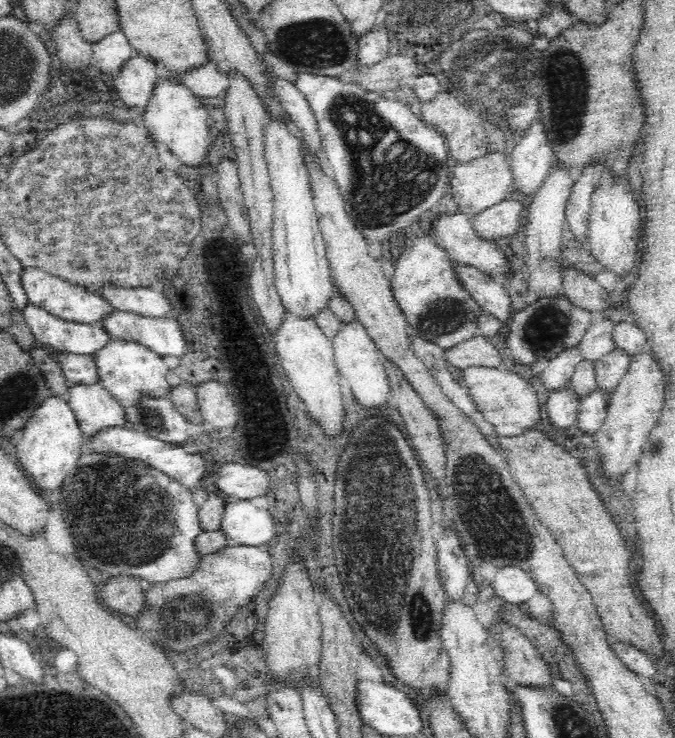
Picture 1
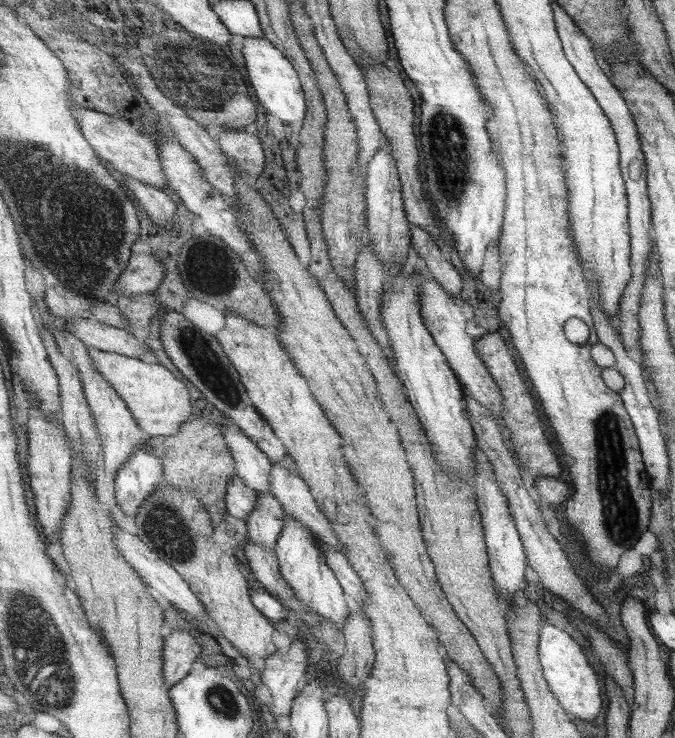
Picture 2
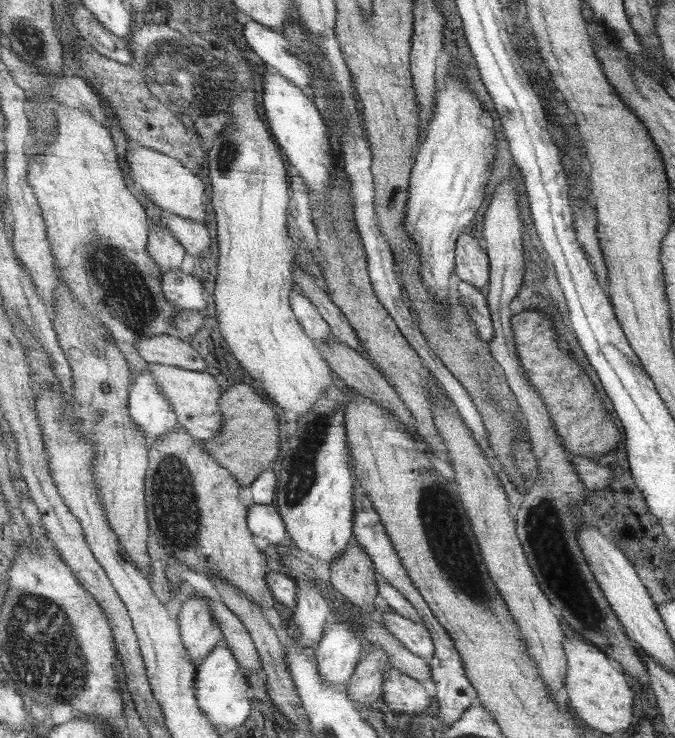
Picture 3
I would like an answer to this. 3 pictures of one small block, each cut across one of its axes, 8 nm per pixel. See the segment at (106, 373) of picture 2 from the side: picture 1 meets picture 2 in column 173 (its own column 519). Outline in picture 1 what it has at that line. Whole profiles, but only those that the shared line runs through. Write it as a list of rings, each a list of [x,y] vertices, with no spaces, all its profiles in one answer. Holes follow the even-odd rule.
[[[468,366],[463,368],[470,395],[478,406],[478,411],[490,421],[500,437],[520,436],[527,430],[534,429],[542,420],[538,394],[520,374],[510,370],[498,370],[496,367]]]

